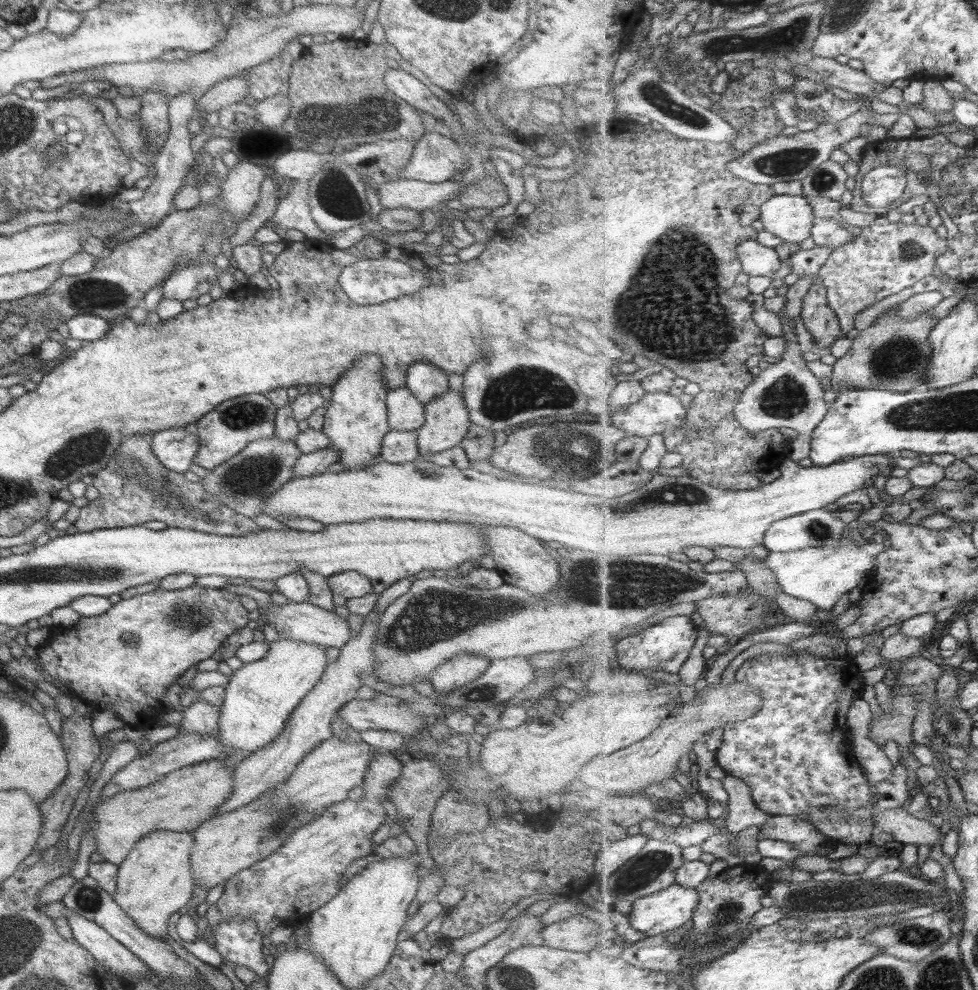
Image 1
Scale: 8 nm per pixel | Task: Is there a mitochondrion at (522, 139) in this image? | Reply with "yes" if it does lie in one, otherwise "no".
no

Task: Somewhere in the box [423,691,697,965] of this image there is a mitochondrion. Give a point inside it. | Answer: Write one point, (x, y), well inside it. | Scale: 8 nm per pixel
(645, 871)

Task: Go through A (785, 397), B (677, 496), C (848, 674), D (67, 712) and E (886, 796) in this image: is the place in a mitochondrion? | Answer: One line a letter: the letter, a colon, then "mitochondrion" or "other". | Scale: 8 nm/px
A: mitochondrion
B: mitochondrion
C: other
D: other
E: other

